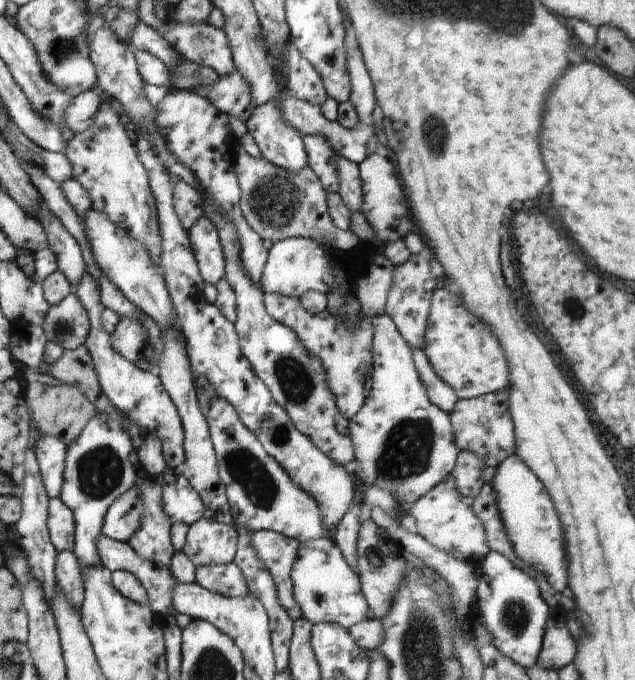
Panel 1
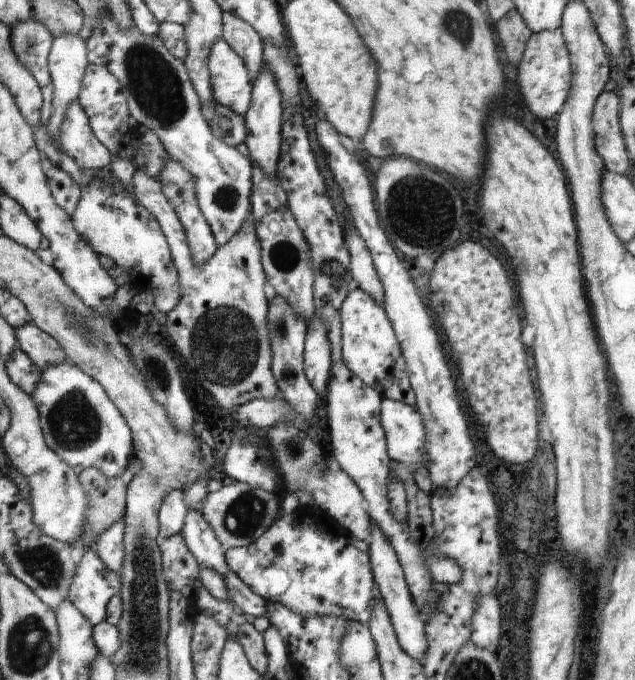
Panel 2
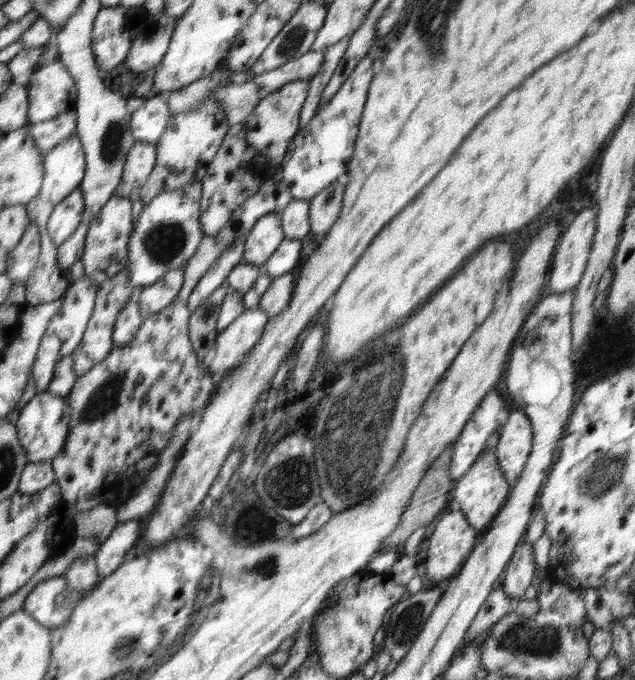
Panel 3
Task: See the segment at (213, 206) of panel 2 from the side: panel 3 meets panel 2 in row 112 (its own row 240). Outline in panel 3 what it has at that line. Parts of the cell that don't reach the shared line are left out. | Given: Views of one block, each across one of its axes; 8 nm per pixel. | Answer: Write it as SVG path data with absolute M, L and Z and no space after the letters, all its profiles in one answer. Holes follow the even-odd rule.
M202 182L184 184L161 192L144 204L127 244L129 285L144 288L160 280L169 270L183 267L205 237L200 226Z

